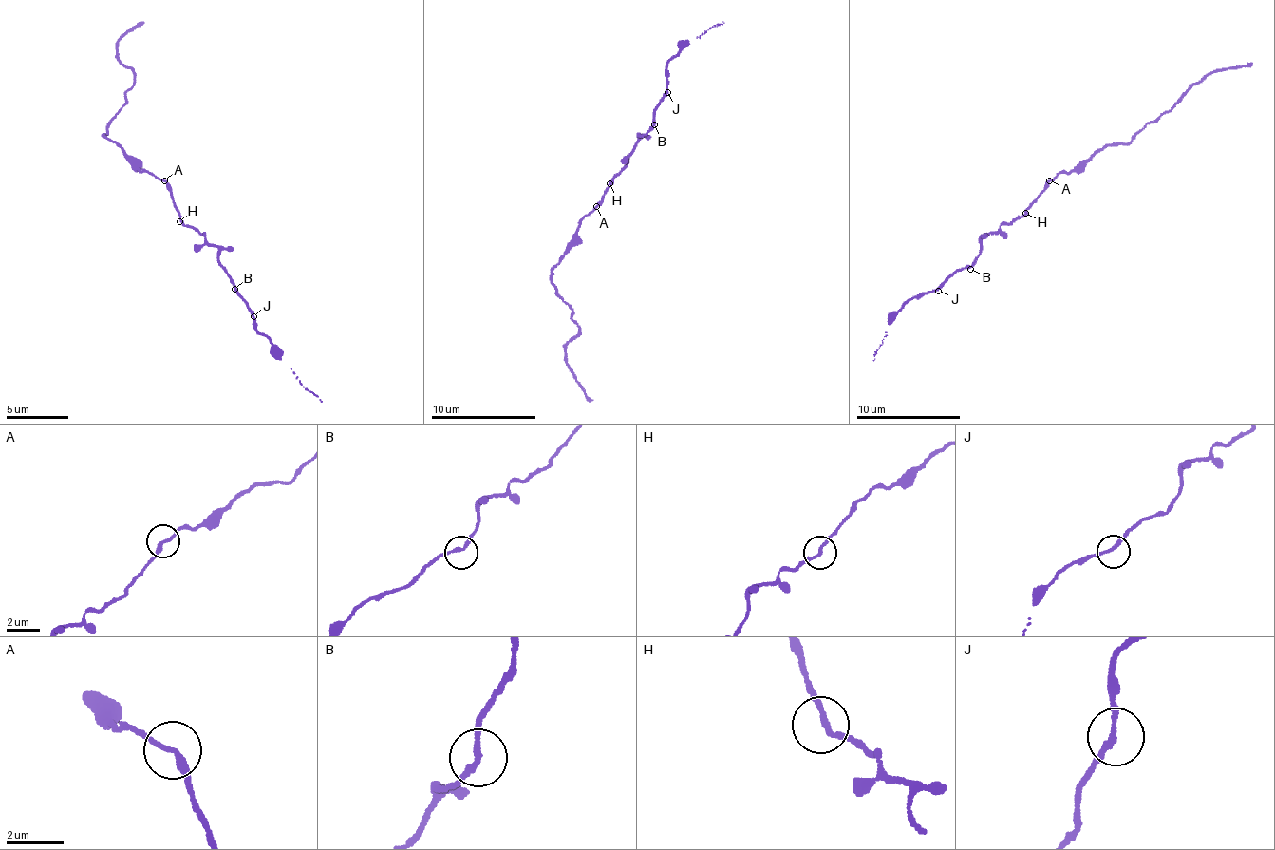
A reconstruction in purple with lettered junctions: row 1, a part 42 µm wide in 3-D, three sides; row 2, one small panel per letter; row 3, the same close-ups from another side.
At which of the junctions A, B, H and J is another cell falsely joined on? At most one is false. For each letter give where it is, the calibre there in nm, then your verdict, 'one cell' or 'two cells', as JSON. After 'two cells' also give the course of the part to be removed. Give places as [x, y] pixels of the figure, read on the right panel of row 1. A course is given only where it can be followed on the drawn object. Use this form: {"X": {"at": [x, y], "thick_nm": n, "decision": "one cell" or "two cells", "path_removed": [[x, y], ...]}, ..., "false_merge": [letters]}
{"A": {"at": [1049, 180], "thick_nm": 200, "decision": "one cell"}, "B": {"at": [970, 269], "thick_nm": 200, "decision": "one cell"}, "H": {"at": [1025, 213], "thick_nm": 190, "decision": "one cell"}, "J": {"at": [938, 291], "thick_nm": 190, "decision": "one cell"}, "false_merge": []}

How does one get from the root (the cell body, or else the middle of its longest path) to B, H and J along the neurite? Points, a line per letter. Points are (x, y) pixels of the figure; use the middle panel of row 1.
B: (603, 199), (606, 187), (627, 162), (627, 155), (632, 150), (640, 135), (654, 124)
H: (603, 199), (609, 183)
J: (603, 199), (606, 187), (627, 162), (627, 155), (632, 150), (640, 135), (653, 123), (655, 106), (667, 92)

